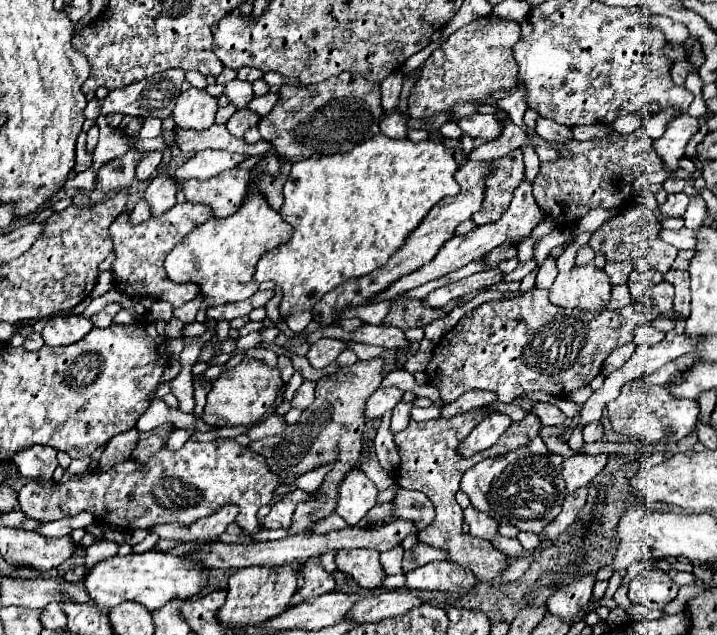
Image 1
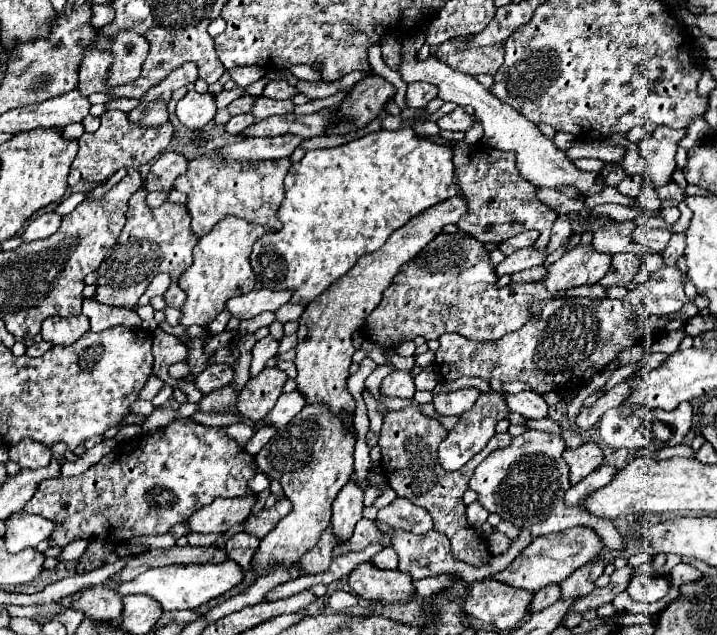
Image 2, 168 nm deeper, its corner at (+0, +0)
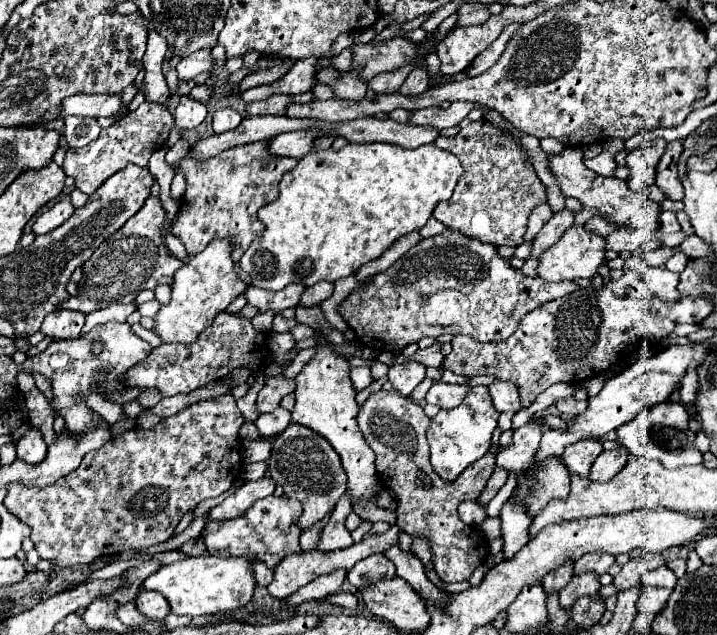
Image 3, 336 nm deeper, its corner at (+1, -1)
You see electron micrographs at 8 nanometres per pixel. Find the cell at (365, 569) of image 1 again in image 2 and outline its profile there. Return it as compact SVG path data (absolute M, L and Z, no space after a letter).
M372 562L358 564L350 576L348 584L354 594L366 600L382 602L408 602L414 594L412 578L400 570L378 570Z

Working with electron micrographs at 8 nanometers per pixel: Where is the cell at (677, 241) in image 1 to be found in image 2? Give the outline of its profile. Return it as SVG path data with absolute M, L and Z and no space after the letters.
M638 226L632 234L634 242L638 244L644 244L648 250L654 250L654 252L664 252L670 238L672 238L672 232L668 228L644 228L644 226Z

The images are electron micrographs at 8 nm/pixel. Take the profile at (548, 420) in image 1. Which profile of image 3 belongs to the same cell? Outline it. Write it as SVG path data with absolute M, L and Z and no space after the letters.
M495 381L489 385L489 395L493 399L493 405L499 413L503 411L513 411L517 413L521 407L517 387L511 381Z

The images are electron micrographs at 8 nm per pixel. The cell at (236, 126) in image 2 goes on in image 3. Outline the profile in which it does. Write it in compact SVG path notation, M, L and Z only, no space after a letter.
M219 109L219 111L215 111L215 115L213 115L211 127L213 127L215 133L225 133L225 131L235 129L235 127L241 123L241 119L243 119L243 117L241 117L237 111L233 111L233 109Z

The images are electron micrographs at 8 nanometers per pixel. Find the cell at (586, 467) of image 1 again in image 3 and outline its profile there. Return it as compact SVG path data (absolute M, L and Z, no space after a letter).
M585 439L585 441L577 441L573 445L569 445L563 453L563 461L567 465L567 469L571 473L577 473L581 477L589 475L589 469L593 465L593 461L597 459L597 455L603 451L601 443L595 439Z

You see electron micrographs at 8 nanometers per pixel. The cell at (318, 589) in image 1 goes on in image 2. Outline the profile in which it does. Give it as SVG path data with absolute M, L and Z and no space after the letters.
M324 530L320 542L308 554L302 556L302 560L300 560L302 570L306 570L306 574L326 572L330 568L330 554L332 554L334 546L336 546L336 542L332 536L332 530Z

